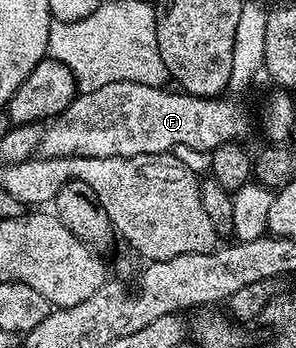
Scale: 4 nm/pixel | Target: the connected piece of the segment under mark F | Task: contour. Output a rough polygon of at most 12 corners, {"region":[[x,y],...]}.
{"region":[[122,81],[43,131],[48,158],[132,158],[241,141],[234,100]]}

